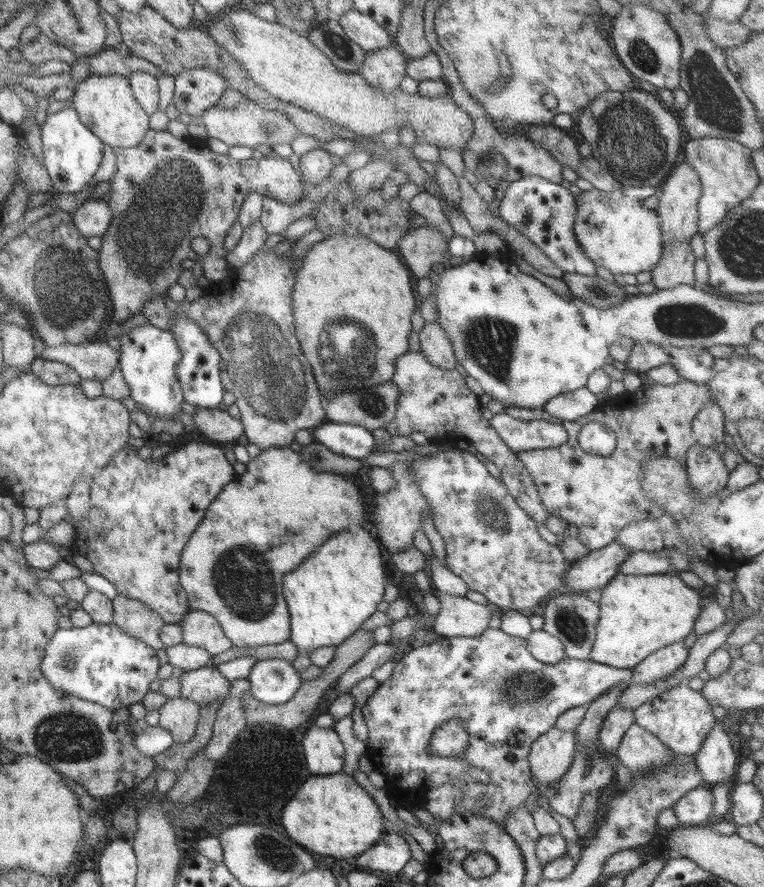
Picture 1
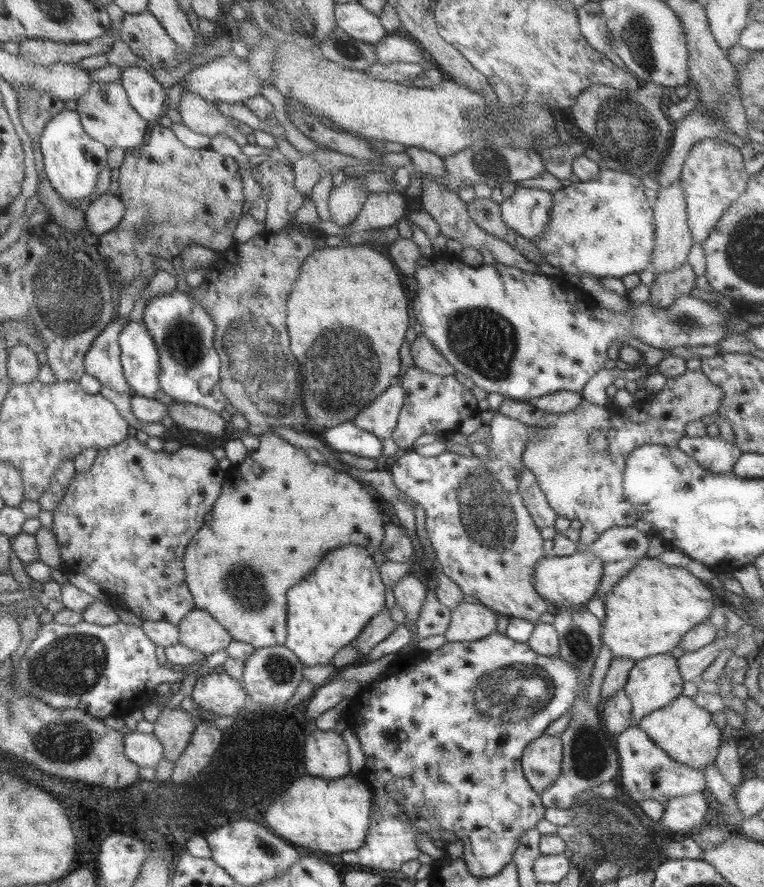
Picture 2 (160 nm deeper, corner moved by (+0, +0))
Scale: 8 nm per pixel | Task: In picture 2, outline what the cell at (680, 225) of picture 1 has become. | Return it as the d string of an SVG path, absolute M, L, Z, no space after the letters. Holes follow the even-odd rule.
M677 180L668 188L658 190L656 204L653 208L653 223L655 230L654 248L650 255L650 266L655 274L672 272L687 262L687 256L693 246L693 236L687 223L686 201L683 200L683 190Z

